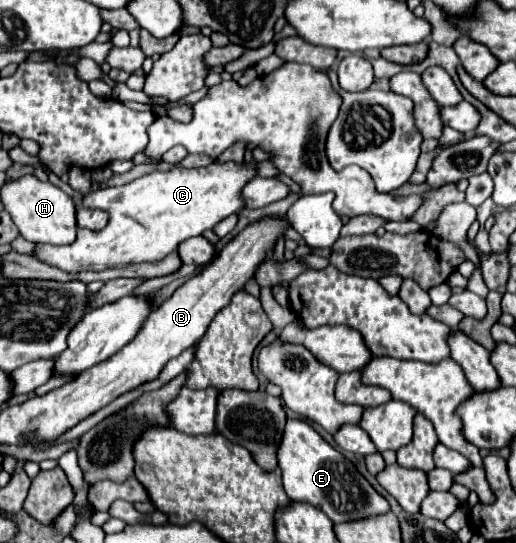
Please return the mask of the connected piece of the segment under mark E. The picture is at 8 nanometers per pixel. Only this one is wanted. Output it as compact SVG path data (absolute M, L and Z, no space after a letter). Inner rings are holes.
M288 418L280 446L278 446L278 466L282 470L282 484L284 490L288 494L290 500L300 500L300 502L310 502L316 508L320 508L334 524L340 522L348 522L348 520L360 520L360 518L368 518L368 516L376 516L378 512L388 512L390 506L388 502L368 484L368 480L356 470L356 466L344 458L344 454L340 454L338 450L334 450L308 422L304 420L294 420Z

